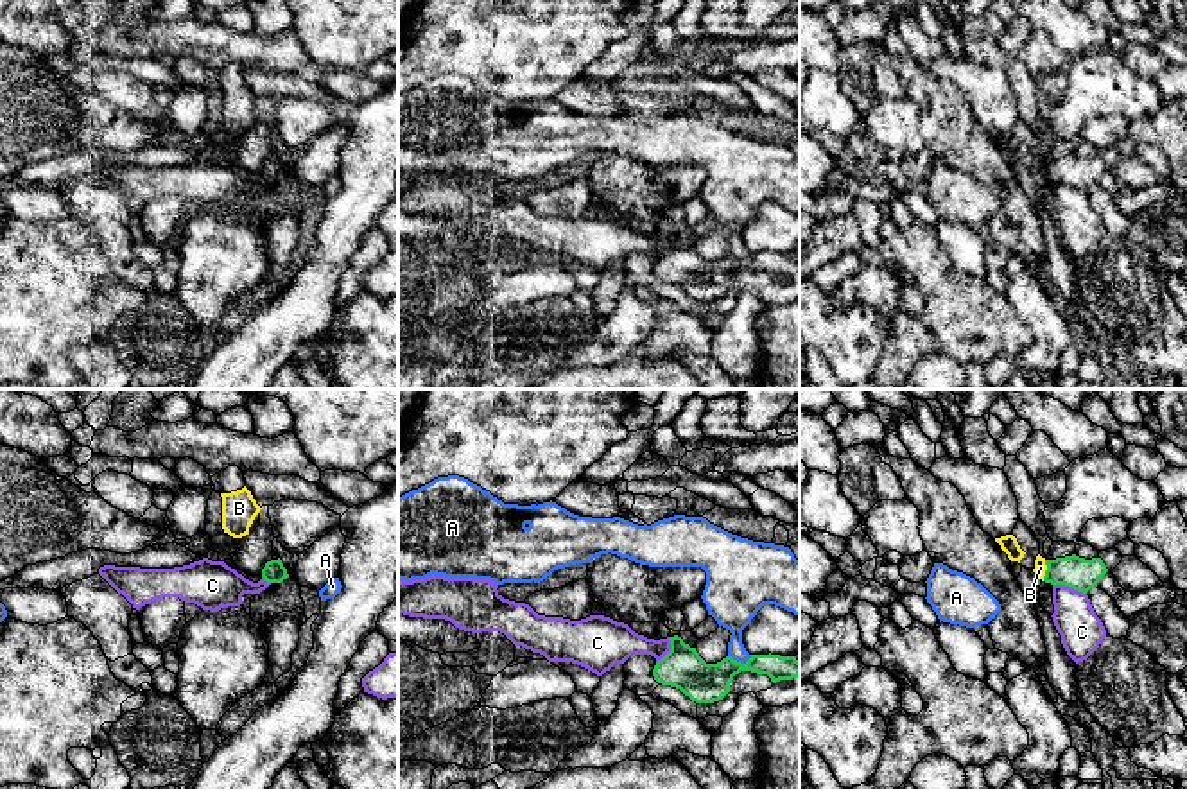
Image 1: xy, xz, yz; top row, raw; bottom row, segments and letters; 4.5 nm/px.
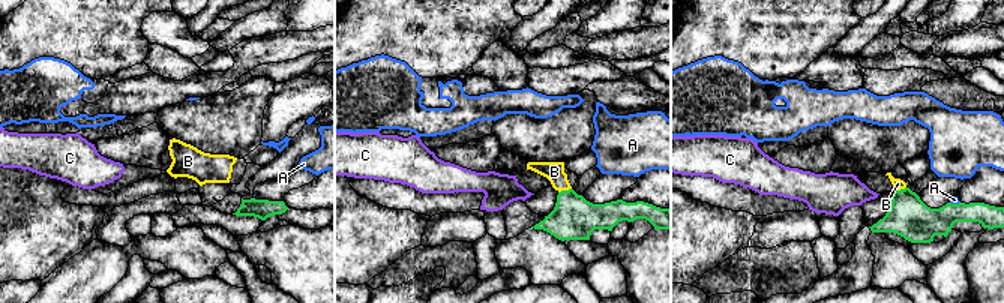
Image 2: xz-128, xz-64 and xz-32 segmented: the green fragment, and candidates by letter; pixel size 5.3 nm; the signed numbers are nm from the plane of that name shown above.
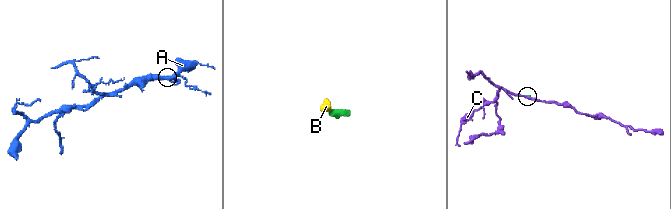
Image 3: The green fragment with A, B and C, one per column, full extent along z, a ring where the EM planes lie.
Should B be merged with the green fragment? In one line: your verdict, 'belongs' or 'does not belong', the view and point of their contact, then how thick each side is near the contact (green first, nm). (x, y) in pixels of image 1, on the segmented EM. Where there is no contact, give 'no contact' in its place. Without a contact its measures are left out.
belongs | yz (1046, 571) | 150/60 nm

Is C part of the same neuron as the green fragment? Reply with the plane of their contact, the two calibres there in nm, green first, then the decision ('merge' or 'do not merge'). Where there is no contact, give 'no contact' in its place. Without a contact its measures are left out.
meets green in yz; 150 nm thick on the green side, 190 nm on the other; do not merge

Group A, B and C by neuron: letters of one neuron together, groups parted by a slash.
A / B / C

